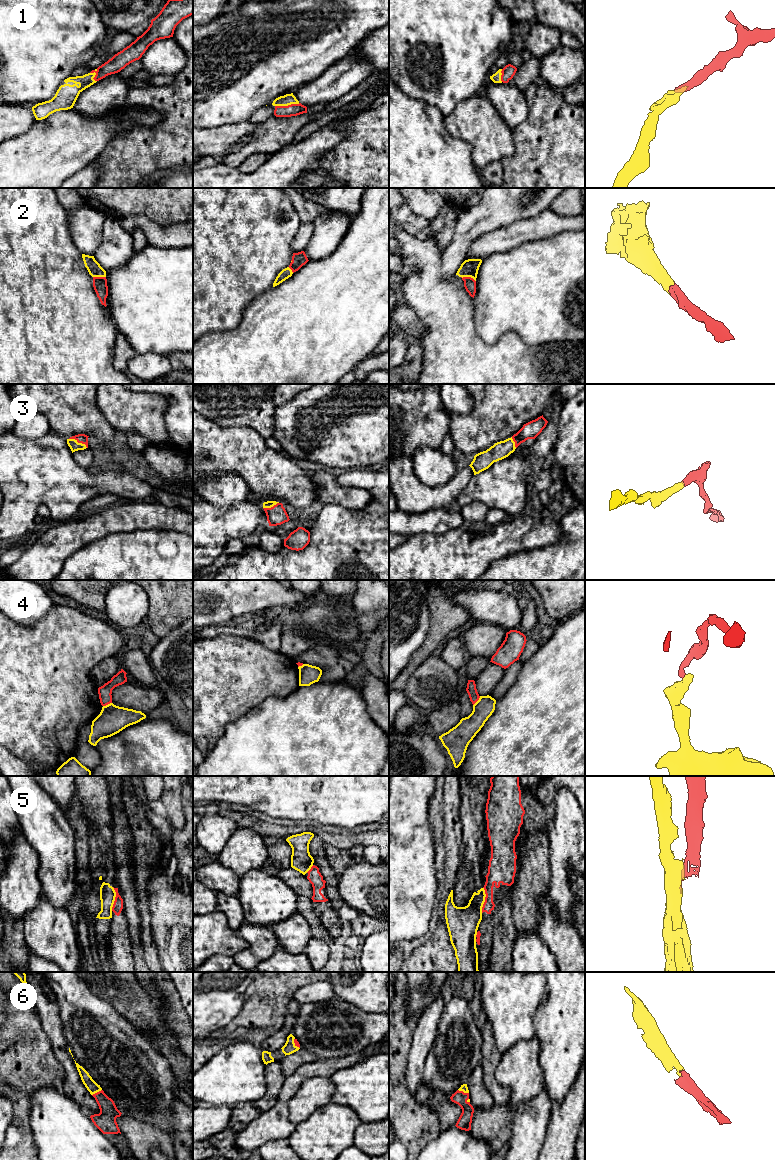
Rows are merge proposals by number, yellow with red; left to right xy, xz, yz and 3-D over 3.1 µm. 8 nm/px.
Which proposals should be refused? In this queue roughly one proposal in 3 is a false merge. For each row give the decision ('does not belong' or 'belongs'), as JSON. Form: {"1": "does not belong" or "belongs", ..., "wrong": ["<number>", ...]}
{"1": "belongs", "2": "belongs", "3": "belongs", "4": "does not belong", "5": "does not belong", "6": "belongs", "wrong": ["4", "5"]}

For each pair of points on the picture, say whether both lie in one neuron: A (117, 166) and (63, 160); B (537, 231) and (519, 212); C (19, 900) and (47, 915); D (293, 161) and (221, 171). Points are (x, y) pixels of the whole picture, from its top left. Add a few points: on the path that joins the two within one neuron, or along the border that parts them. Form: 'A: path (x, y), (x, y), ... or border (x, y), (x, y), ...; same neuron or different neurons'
A: border (108, 142), (105, 149), (92, 162); different neurons
B: border (547, 209), (533, 216), (518, 219), (503, 227); different neurons
C: border (42, 894), (39, 902), (22, 918); different neurons
D: path (275, 176), (239, 177); same neuron

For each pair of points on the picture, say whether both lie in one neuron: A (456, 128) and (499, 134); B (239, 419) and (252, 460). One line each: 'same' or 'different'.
A: same
B: different

